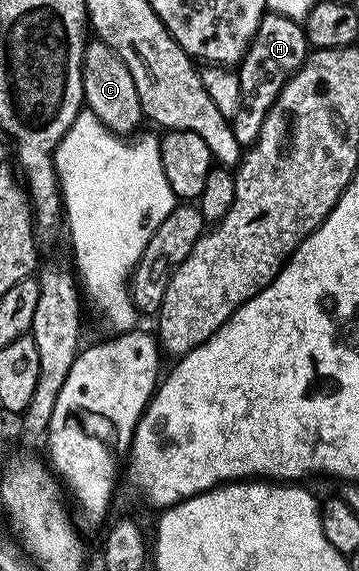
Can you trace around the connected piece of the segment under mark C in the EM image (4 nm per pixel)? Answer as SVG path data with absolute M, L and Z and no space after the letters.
M93 37L86 42L83 61L81 62L81 80L85 94L84 106L99 117L99 121L108 131L122 137L129 137L140 123L143 123L139 92L135 89L135 81L127 65L123 65L123 57L111 49L101 39Z

